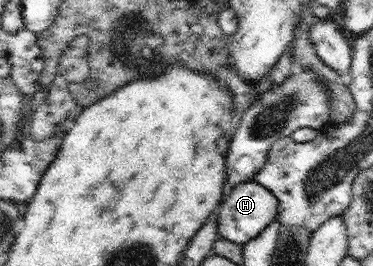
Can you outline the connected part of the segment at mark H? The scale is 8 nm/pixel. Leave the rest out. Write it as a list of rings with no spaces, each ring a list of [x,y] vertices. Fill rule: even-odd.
[[[256,180],[235,185],[227,189],[227,194],[220,204],[217,225],[219,235],[228,241],[245,244],[260,235],[265,227],[277,219],[278,206],[277,197]]]

